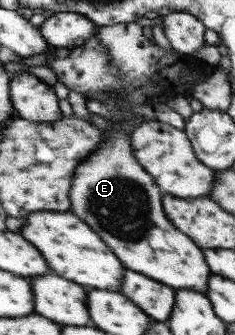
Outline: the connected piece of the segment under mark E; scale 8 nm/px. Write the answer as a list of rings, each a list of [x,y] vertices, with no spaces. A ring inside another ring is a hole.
[[[119,129],[107,131],[107,143],[78,167],[70,196],[73,212],[115,247],[115,255],[127,263],[127,268],[174,289],[204,294],[211,278],[206,257],[190,236],[180,232],[165,214],[159,185],[134,155],[131,139],[127,141],[131,135]]]

